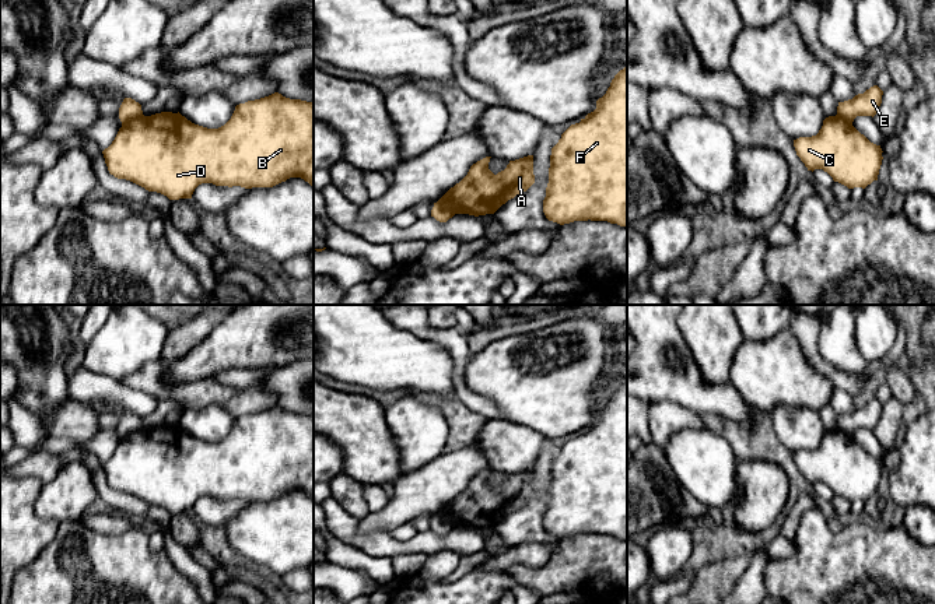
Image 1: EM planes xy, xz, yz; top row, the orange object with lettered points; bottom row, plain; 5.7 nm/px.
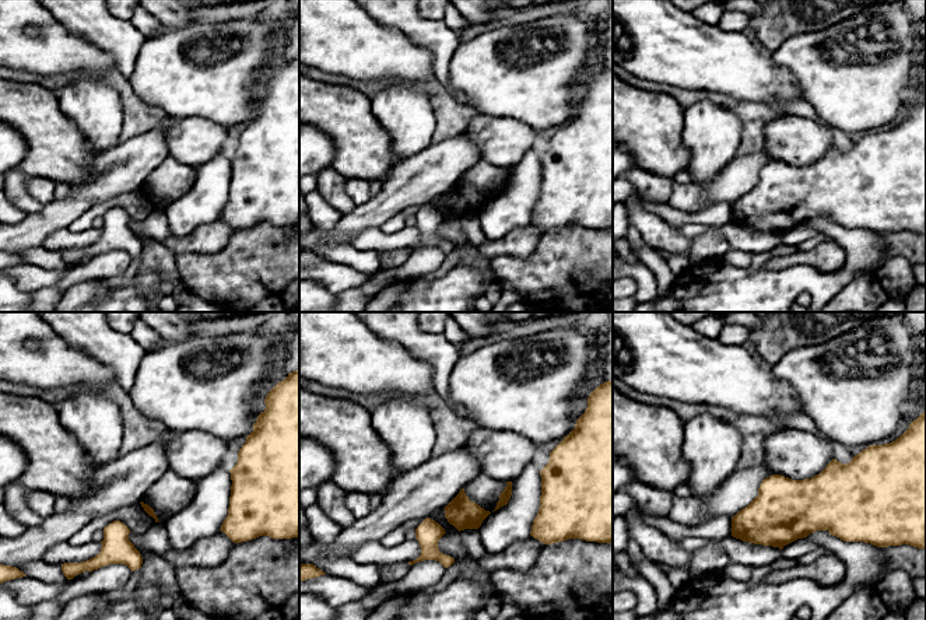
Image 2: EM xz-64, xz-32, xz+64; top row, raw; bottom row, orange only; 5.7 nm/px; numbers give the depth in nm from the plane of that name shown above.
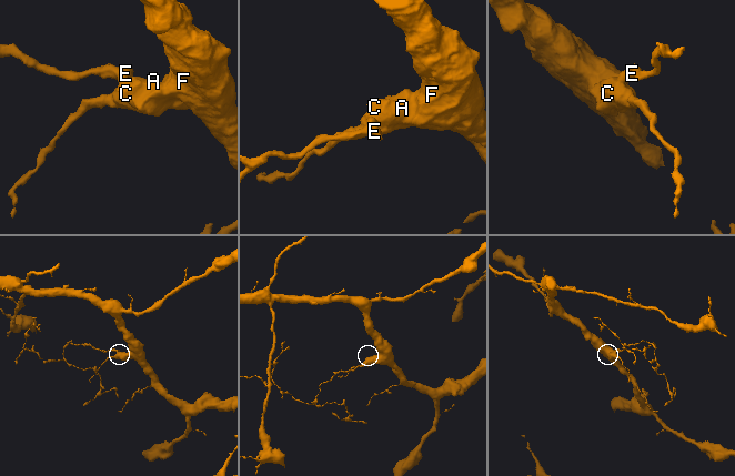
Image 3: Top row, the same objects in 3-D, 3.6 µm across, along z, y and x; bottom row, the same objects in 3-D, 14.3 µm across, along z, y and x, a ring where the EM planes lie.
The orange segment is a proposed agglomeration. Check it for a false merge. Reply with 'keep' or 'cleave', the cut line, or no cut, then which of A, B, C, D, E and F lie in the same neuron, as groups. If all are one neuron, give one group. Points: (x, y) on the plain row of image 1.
cleave; cut in xy along (142, 427), (122, 435); A B C D F / E

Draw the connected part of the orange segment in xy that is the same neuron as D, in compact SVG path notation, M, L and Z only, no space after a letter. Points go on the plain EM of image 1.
M274 405L237 418L231 432L218 442L195 438L179 425L141 428L122 435L115 453L102 467L111 488L169 513L192 512L202 496L252 502L301 491L314 499L314 415Z

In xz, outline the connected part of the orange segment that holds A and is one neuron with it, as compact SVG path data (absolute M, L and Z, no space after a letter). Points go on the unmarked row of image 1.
M533 468L509 474L497 488L488 482L491 470L473 477L468 488L440 513L455 527L494 527L502 517L526 505L535 496Z

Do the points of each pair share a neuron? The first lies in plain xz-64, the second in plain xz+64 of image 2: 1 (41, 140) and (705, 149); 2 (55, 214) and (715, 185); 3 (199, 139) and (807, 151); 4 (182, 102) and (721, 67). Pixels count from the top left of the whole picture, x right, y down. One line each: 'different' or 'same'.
1: different
2: same
3: same
4: different

